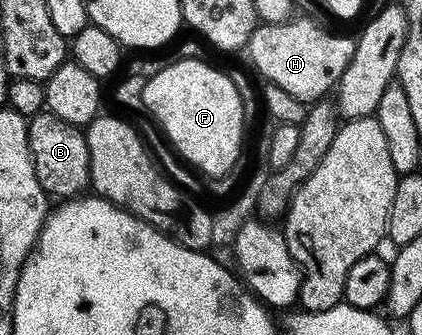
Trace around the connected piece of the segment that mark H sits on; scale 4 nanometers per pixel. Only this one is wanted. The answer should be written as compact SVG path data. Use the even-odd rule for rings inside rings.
M294 16L287 22L280 22L274 26L258 25L257 29L249 38L247 55L253 61L253 66L262 74L262 79L271 84L279 84L279 88L284 88L286 92L291 92L291 96L299 96L306 104L312 104L324 99L336 87L343 76L344 70L351 62L352 54L356 50L356 41L345 34L332 34L329 30L324 30L317 22L312 22L309 18Z

